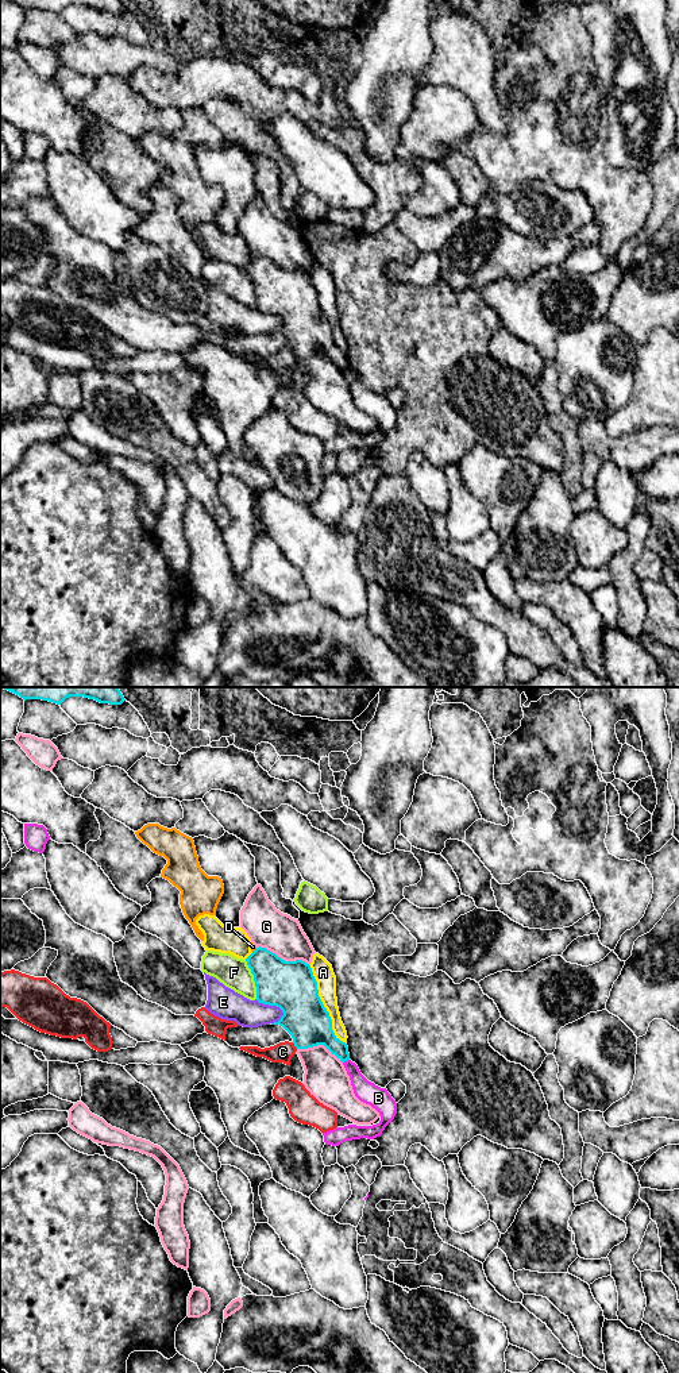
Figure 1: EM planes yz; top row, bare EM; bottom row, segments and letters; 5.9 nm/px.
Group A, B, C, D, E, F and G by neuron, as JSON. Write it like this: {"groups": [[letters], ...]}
{"groups": [["A"], ["B"], ["C"], ["D"], ["E"], ["F"], ["G"]]}

